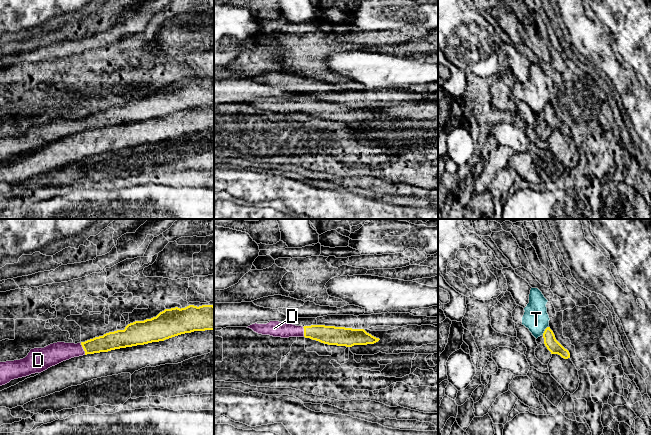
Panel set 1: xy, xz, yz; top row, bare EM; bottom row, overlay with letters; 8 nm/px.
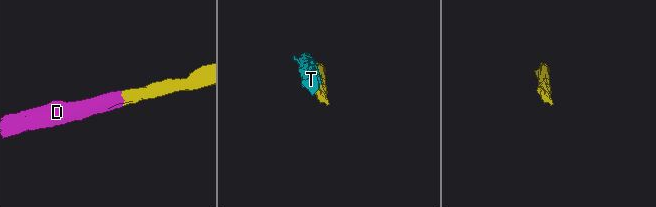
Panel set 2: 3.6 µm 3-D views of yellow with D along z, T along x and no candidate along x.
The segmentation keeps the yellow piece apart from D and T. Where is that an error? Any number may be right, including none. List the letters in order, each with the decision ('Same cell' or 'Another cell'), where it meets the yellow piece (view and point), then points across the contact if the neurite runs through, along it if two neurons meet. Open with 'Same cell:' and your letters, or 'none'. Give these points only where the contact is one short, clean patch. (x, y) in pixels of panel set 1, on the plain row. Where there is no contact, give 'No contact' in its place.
Same cell: D
D: Same cell. Touches yellow at xy (83, 124). Path across: xy (110, 117), (83, 124), (60, 127), (53, 130)
T: Another cell. Touches yellow at yz (545, 106)

